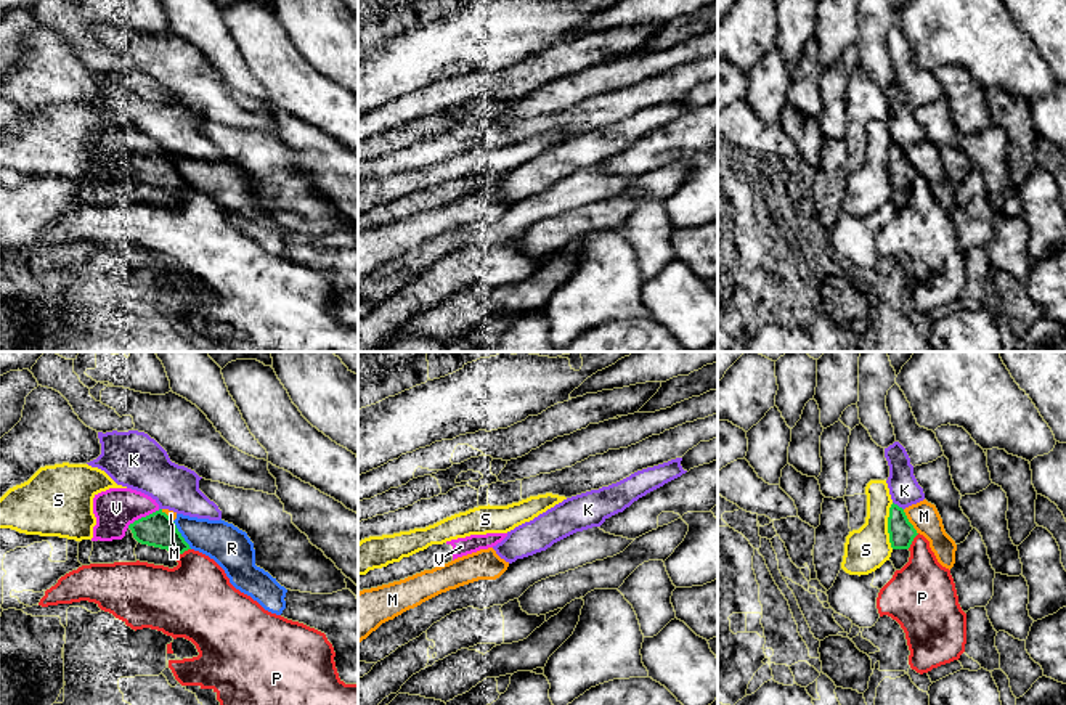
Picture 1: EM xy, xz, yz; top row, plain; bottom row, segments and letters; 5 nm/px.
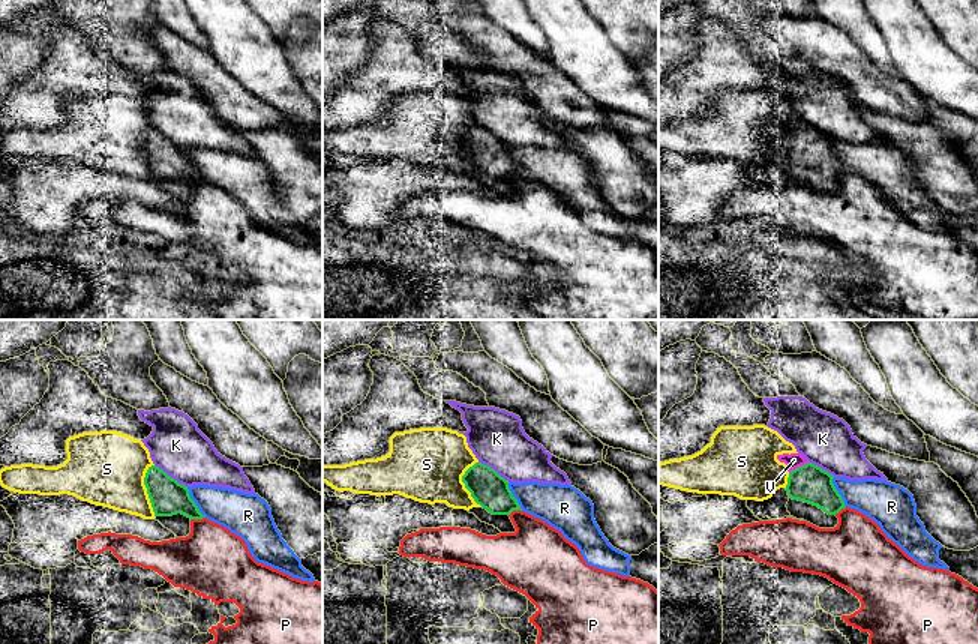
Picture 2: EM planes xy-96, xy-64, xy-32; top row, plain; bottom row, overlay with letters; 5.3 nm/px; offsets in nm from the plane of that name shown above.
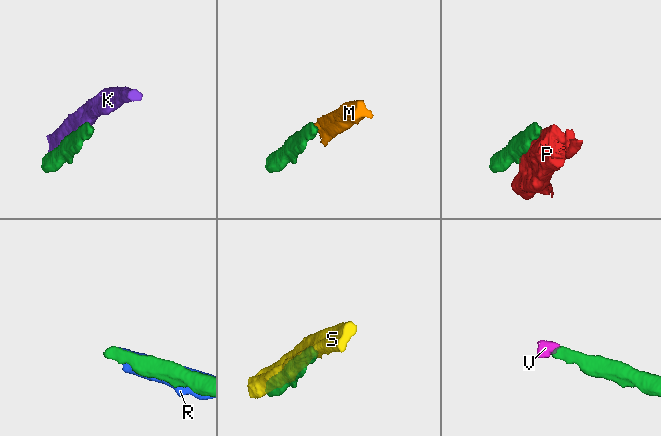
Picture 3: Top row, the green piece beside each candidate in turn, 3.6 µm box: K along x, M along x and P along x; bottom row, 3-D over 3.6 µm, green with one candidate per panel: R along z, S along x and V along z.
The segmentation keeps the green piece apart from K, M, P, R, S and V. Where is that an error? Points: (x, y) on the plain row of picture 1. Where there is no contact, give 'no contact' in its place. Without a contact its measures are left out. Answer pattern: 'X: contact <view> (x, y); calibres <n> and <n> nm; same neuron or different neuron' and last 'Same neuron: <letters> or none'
K: contact yz (896, 145); calibres 130 and 150 nm; different neuron
M: contact yz (909, 163); calibres 130 and 150 nm; different neuron
P: contact yz (912, 180); calibres 130 and 300 nm; different neuron
R: contact xy (180, 175); calibres 170 and 200 nm; different neuron
S: contact yz (888, 166); calibres 130 and 220 nm; different neuron
V: contact xy (143, 158); calibres 170 and 200 nm; same neuron
Same neuron: V

